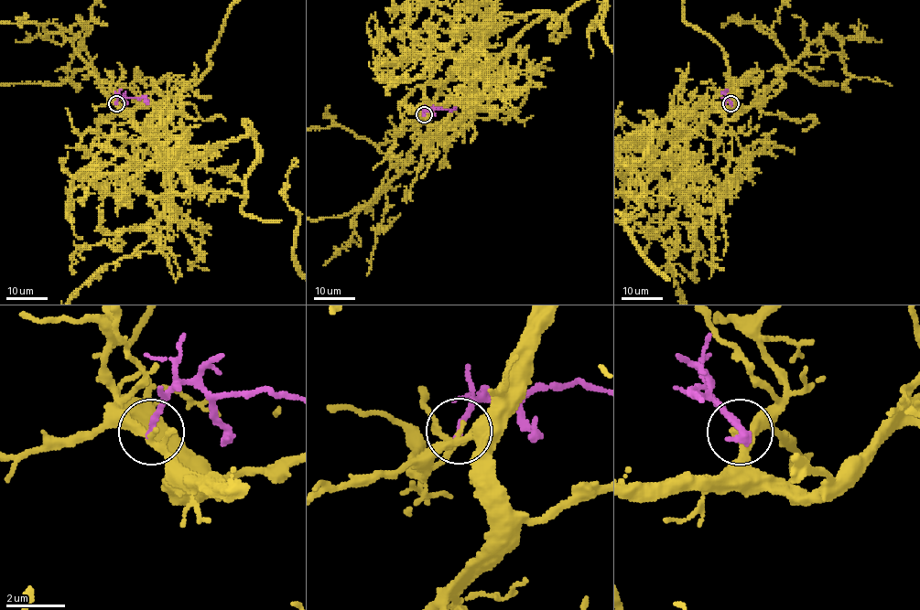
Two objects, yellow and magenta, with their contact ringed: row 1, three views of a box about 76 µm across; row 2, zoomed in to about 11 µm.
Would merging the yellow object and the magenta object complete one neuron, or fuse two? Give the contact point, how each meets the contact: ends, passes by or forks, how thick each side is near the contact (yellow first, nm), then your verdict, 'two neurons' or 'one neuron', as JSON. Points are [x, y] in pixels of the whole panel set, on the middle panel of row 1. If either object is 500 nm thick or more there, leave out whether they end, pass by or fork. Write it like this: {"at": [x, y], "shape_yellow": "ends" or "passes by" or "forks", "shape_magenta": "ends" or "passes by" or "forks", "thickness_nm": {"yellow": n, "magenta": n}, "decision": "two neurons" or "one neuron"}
{"at": [424, 114], "shape_yellow": "forks", "shape_magenta": "ends", "thickness_nm": {"yellow": 180, "magenta": 190}, "decision": "two neurons"}

